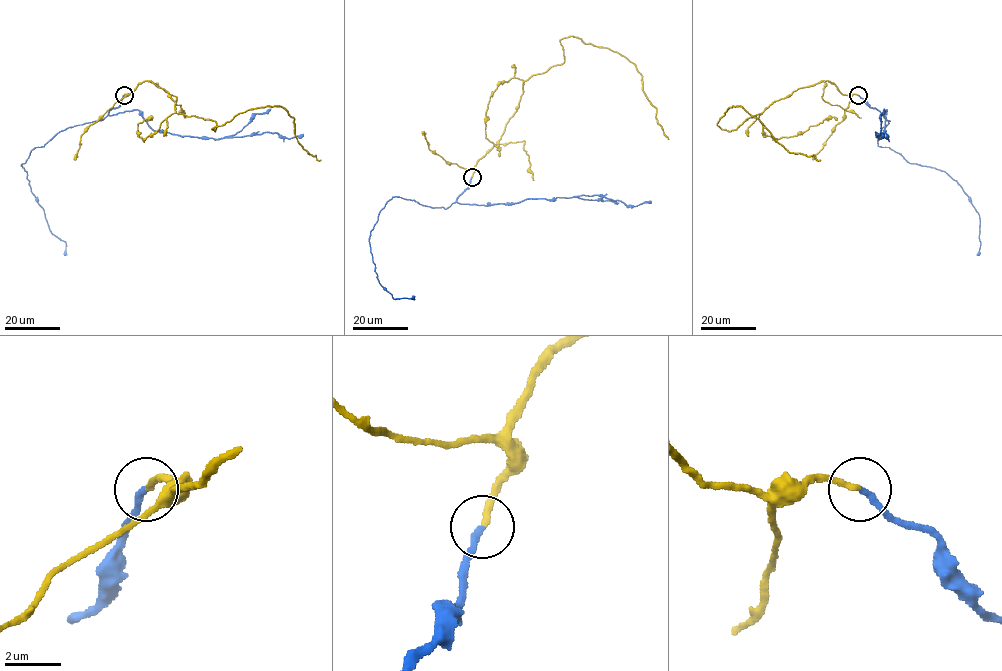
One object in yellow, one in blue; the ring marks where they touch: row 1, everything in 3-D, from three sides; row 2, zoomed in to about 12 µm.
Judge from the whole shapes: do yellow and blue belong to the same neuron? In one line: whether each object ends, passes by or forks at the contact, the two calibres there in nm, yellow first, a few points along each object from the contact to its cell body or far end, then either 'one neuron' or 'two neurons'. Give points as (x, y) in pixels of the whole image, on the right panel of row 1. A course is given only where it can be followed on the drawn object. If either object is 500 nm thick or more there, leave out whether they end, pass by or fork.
yellow ends; blue ends; calibres 200 and 240 nm; course yellow (858, 95), (821, 80), (729, 131), (718, 121), (741, 106), (789, 153), (820, 160); course blue (858, 95), (890, 121), (881, 129), (879, 146), (909, 162), (944, 171), (967, 195), (979, 217), (978, 255); one neuron

